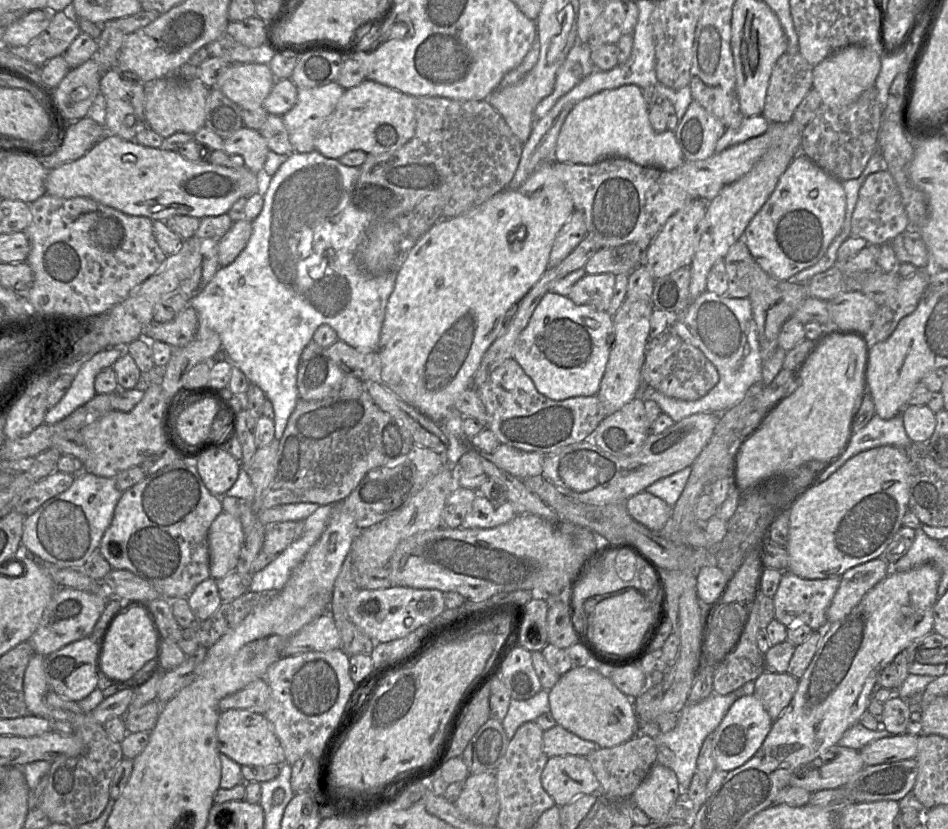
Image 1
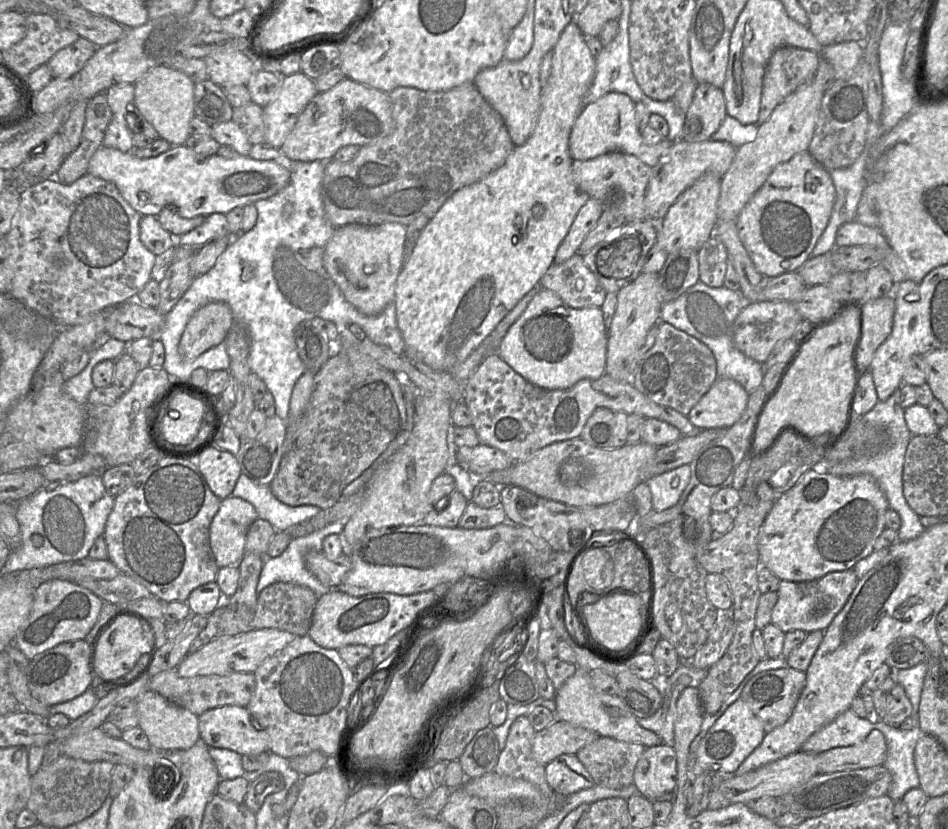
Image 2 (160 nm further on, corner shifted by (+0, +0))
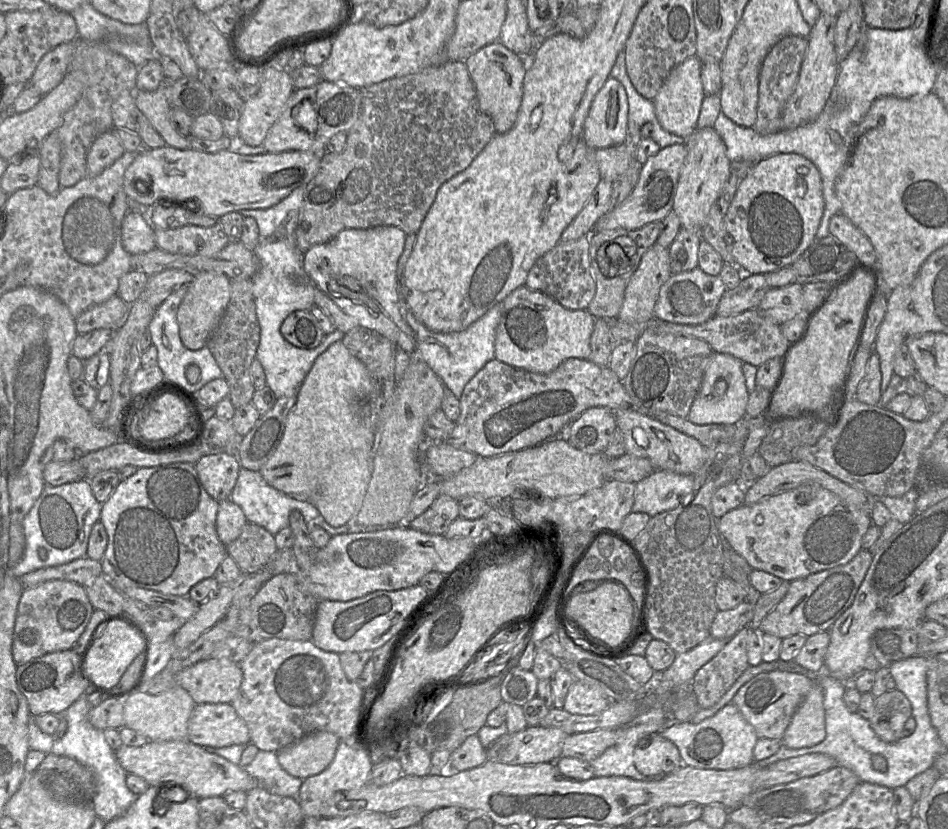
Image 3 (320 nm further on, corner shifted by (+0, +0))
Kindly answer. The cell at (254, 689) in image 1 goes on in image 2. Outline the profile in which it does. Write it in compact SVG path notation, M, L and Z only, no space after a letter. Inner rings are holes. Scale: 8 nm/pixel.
M169 669L152 676L148 689L161 694L171 703L200 716L207 710L225 705L246 707L251 700L255 686L256 679L252 672L238 672L226 676L212 674L181 677L176 669Z

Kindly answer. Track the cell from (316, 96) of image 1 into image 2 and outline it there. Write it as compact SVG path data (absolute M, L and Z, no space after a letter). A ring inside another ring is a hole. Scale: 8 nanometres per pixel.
M302 72L283 77L277 97L263 107L265 145L281 148L299 116L317 93L314 80Z

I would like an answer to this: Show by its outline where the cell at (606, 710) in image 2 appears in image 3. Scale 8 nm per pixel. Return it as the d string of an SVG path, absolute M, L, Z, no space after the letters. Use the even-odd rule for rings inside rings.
M732 703L697 724L672 721L660 734L677 746L684 765L713 770L731 770L752 764L753 750L759 739L754 728Z

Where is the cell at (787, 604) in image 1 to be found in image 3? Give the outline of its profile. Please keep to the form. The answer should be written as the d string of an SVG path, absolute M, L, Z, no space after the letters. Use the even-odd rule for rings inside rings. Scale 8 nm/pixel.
M861 549L861 551L845 565L823 570L805 578L796 579L790 582L790 586L785 597L773 610L768 613L768 615L761 622L760 627L754 629L759 629L763 633L777 636L780 639L784 639L795 634L802 634L809 637L819 632L830 632L831 627L838 620L838 618L840 618L840 616L852 605L871 565L873 557L874 555L871 550Z

